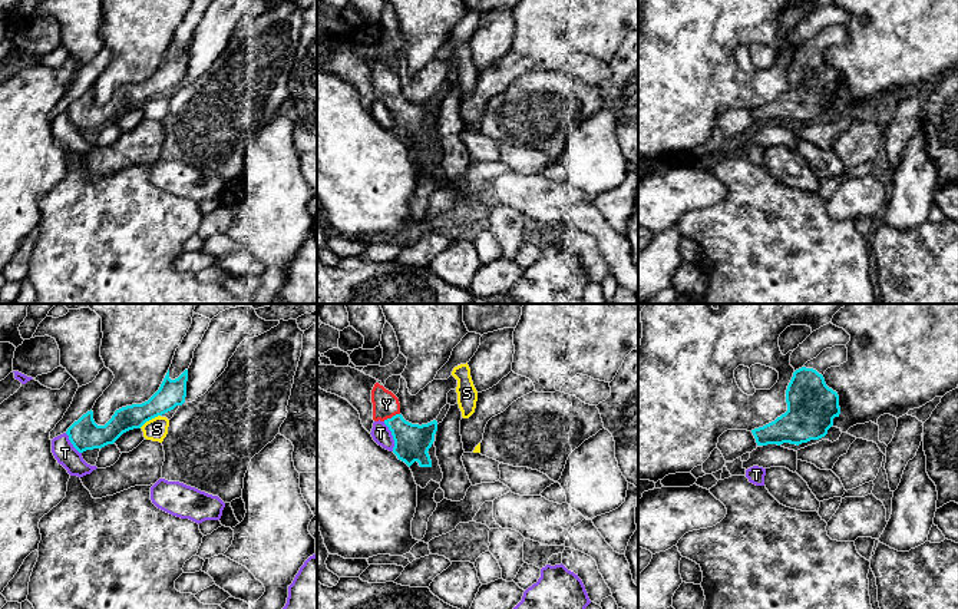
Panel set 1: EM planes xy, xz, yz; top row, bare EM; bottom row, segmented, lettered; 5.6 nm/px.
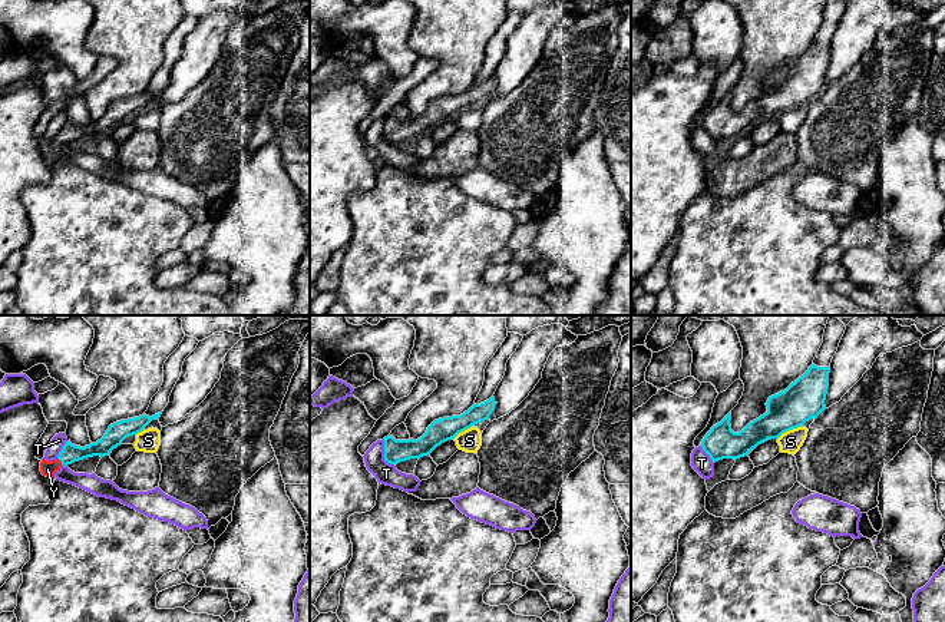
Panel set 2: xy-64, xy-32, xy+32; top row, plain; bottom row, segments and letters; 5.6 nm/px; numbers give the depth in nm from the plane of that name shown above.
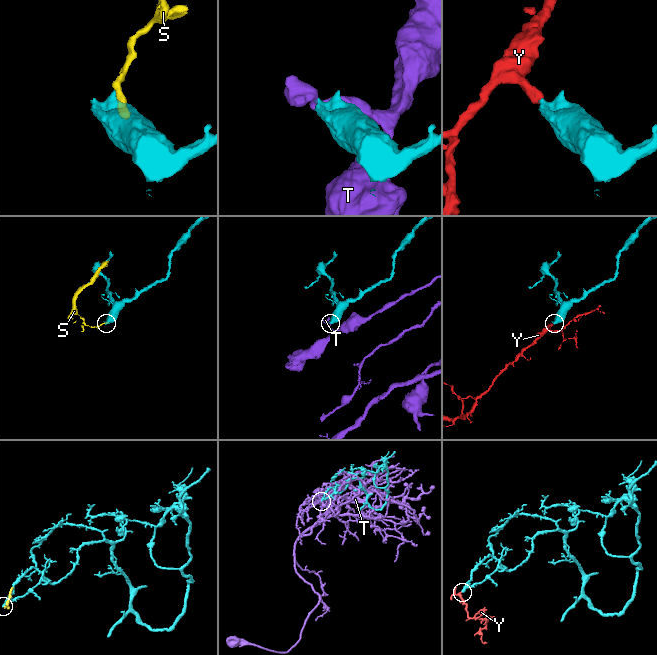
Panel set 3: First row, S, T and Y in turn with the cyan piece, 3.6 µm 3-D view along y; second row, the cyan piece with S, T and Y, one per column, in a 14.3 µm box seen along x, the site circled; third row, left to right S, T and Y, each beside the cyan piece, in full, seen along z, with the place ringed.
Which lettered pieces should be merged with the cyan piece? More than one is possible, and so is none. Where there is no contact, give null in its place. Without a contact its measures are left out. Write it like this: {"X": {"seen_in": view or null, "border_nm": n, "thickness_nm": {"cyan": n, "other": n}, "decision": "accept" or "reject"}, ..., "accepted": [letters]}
{"S": {"seen_in": "xy", "border_nm": 140, "thickness_nm": {"cyan": 150, "other": 130}, "decision": "reject"}, "T": {"seen_in": "xz", "border_nm": 180, "thickness_nm": {"cyan": 200, "other": 110}, "decision": "reject"}, "Y": {"seen_in": "xz", "border_nm": 100, "thickness_nm": {"cyan": 200, "other": 150}, "decision": "accept"}, "accepted": ["Y"]}

